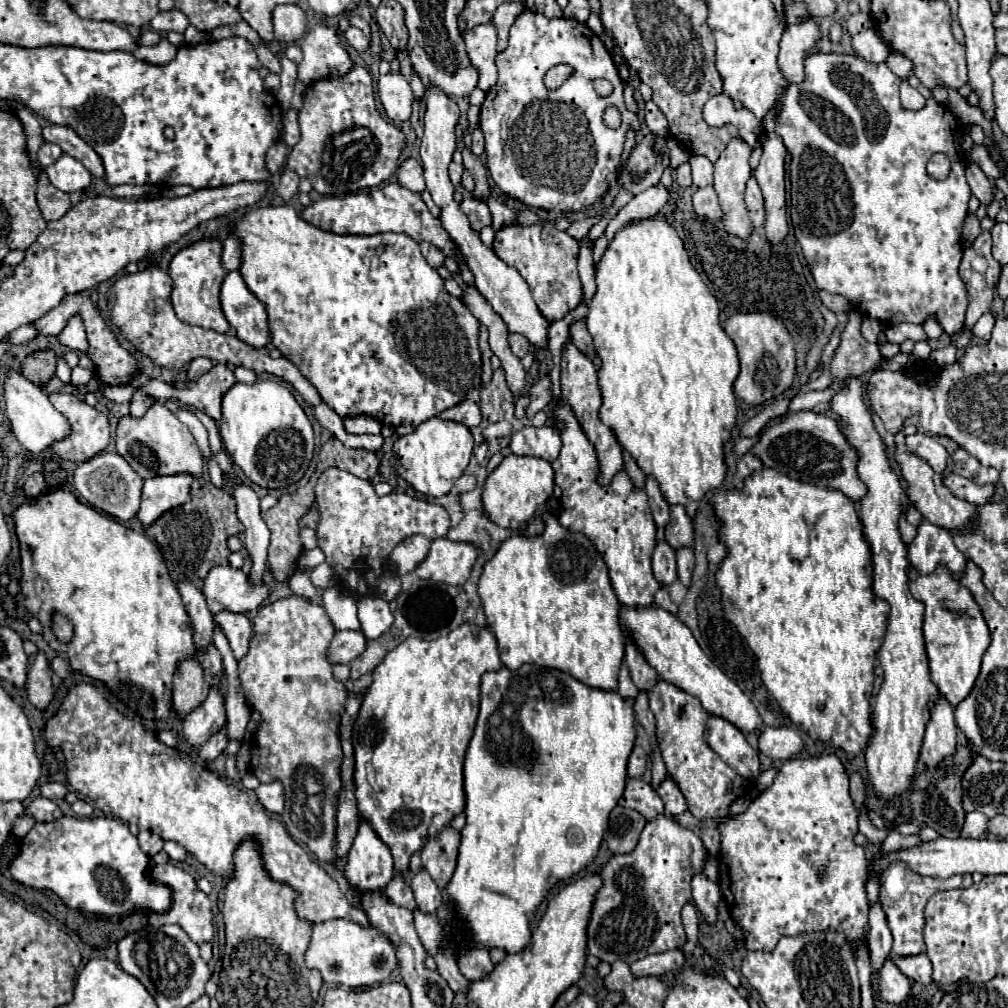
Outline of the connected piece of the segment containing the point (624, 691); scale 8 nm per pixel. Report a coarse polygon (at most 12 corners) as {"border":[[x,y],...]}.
{"border":[[626,665],[618,679],[618,693],[624,699],[636,699],[638,689],[632,683]]}

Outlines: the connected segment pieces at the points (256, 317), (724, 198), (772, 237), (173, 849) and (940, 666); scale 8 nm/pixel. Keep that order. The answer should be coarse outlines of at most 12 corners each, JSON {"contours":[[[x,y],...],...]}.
{"contours":[[[238,271],[226,275],[222,311],[236,337],[270,343],[264,303]],[[732,139],[714,163],[728,235],[748,239],[744,187],[752,147]],[[774,105],[764,117],[764,153],[754,177],[764,195],[766,239],[788,235],[784,143],[774,133]],[[164,841],[172,861],[186,861],[188,851],[176,841]],[[946,565],[908,567],[932,683],[956,707],[990,631]]]}

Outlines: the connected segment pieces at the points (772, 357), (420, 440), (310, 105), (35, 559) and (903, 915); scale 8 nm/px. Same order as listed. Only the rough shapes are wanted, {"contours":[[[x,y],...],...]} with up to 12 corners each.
{"contours":[[[770,313],[724,325],[740,357],[736,397],[760,405],[790,389],[796,355]],[[434,415],[394,441],[398,475],[442,497],[464,473],[474,437]],[[360,65],[308,85],[286,167],[320,195],[388,181],[406,135]],[[62,487],[12,511],[74,671],[166,719],[196,657],[156,543]],[[894,861],[880,875],[880,903],[894,957],[920,955],[924,905],[972,875],[924,877]]]}

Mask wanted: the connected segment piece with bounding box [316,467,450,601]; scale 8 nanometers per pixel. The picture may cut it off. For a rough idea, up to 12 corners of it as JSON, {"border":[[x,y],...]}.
{"border":[[330,467],[316,483],[318,547],[356,601],[412,535],[446,537],[442,505],[378,497]]}

